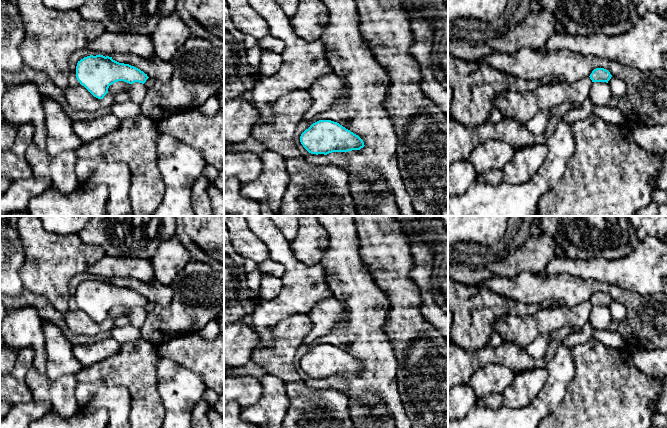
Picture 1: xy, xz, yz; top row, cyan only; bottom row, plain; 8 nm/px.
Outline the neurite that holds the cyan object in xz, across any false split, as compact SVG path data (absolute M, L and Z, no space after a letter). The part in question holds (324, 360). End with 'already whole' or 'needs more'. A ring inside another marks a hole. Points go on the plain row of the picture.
M331 344L313 347L301 358L300 366L309 377L316 379L360 374L365 370L358 359Z; already whole

